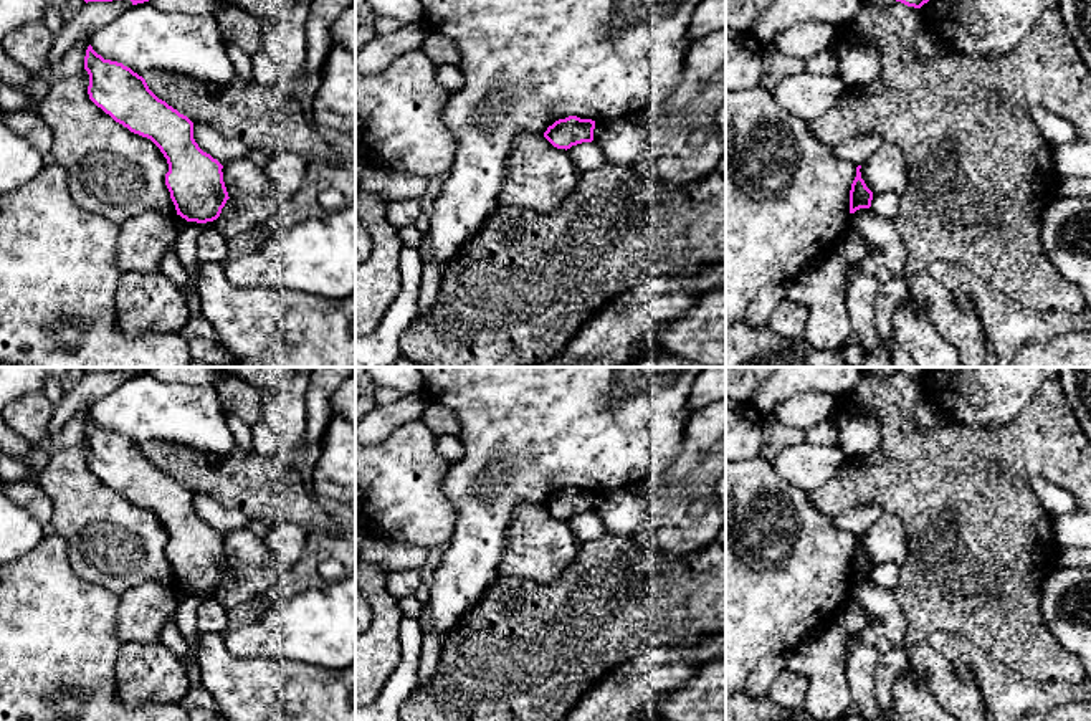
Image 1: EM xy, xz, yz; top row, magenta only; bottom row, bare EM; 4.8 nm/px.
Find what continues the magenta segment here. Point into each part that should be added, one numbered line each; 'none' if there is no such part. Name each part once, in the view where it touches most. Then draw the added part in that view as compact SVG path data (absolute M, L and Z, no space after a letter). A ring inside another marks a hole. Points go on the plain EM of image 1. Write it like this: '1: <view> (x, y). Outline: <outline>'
none

